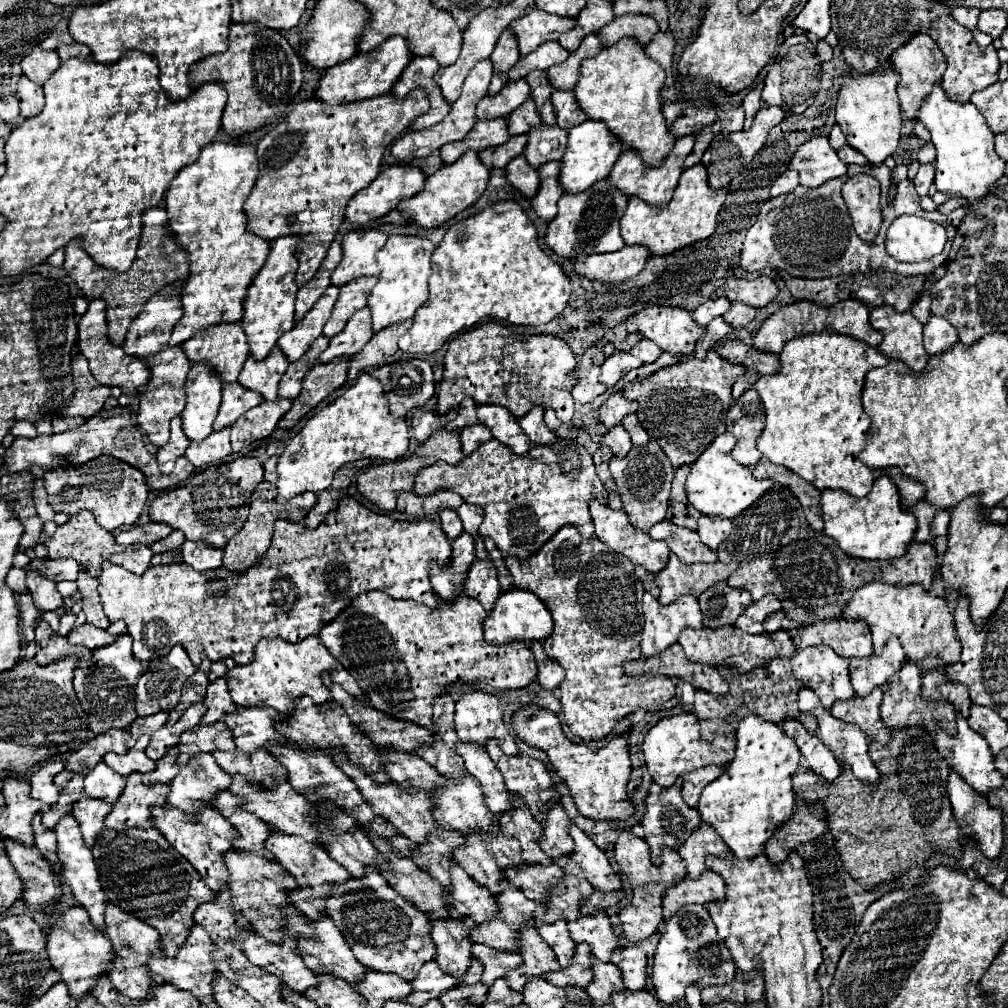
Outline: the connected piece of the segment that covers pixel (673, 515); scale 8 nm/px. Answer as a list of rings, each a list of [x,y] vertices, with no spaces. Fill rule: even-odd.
[[[683,466],[683,468],[677,468],[677,472],[675,472],[667,520],[677,524],[677,526],[687,526],[689,530],[697,530],[697,518],[701,514],[689,504],[687,494],[685,494],[685,480],[689,476],[689,470],[691,470],[689,466]]]

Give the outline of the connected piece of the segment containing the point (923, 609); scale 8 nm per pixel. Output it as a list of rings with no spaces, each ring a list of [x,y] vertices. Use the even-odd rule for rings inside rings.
[[[871,582],[855,590],[851,604],[847,604],[845,608],[845,616],[847,620],[867,622],[873,634],[873,646],[877,656],[883,652],[891,636],[899,638],[907,658],[917,664],[921,672],[947,668],[949,664],[955,664],[961,658],[961,642],[957,640],[949,604],[943,598],[935,598],[929,592],[923,592],[923,588],[915,584],[891,586],[883,582]]]

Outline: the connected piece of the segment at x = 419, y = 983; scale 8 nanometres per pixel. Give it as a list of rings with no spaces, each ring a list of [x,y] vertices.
[[[433,960],[433,962],[427,962],[427,964],[423,964],[417,980],[411,982],[411,986],[413,986],[415,992],[413,992],[413,996],[407,998],[407,1002],[413,1004],[413,1006],[423,1006],[423,1004],[427,1004],[429,1000],[439,998],[443,992],[457,988],[459,984],[461,984],[461,980],[455,978],[455,976],[445,974],[445,972],[437,966],[435,960]]]

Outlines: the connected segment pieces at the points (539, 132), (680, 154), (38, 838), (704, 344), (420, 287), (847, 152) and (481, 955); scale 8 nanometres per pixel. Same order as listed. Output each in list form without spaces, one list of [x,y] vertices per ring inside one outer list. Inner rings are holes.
[[[541,124],[539,128],[533,128],[527,134],[527,138],[529,142],[527,142],[523,156],[533,168],[539,168],[551,160],[561,160],[567,148],[567,130],[559,126]]]
[[[683,136],[683,138],[679,138],[679,140],[675,142],[671,154],[667,156],[665,164],[659,166],[659,168],[647,168],[647,166],[643,166],[643,160],[641,160],[639,152],[625,150],[625,152],[619,156],[619,160],[615,162],[615,166],[613,166],[613,170],[609,172],[609,178],[607,178],[607,180],[609,180],[617,190],[621,190],[627,198],[637,196],[637,198],[641,198],[645,204],[665,206],[665,204],[669,204],[669,200],[671,200],[671,196],[673,196],[673,190],[675,190],[675,186],[677,186],[677,180],[679,180],[679,176],[681,176],[681,172],[683,172],[683,162],[685,162],[685,158],[691,154],[691,150],[693,150],[693,142],[695,142],[693,136]]]
[[[37,814],[33,820],[33,832],[35,832],[35,846],[43,852],[47,862],[53,866],[59,864],[59,860],[57,860],[57,836],[53,830],[47,830],[41,824],[41,814]]]
[[[715,318],[705,330],[707,330],[707,336],[703,340],[699,340],[699,344],[695,348],[695,358],[703,358],[705,352],[711,350],[719,340],[725,340],[733,332],[733,326],[727,324],[723,318]]]
[[[389,236],[383,250],[377,254],[377,264],[379,264],[381,274],[379,274],[379,280],[377,280],[377,284],[371,290],[369,300],[367,300],[367,306],[369,306],[371,316],[373,316],[373,332],[379,332],[391,324],[413,318],[417,308],[421,308],[427,302],[427,298],[429,298],[427,280],[431,276],[431,254],[433,254],[433,250],[435,250],[435,246],[427,238],[421,238],[421,236]]]
[[[843,146],[841,150],[837,150],[837,154],[845,164],[867,164],[867,158],[861,152],[855,152],[855,148],[851,146]]]
[[[473,944],[473,956],[483,964],[483,984],[487,988],[491,988],[497,978],[505,978],[509,970],[523,964],[523,958],[519,954],[495,950],[485,944]]]

